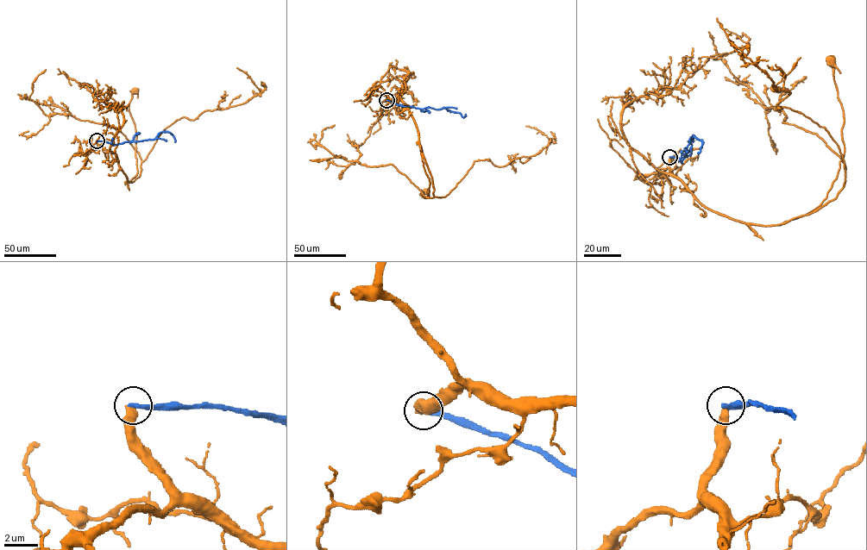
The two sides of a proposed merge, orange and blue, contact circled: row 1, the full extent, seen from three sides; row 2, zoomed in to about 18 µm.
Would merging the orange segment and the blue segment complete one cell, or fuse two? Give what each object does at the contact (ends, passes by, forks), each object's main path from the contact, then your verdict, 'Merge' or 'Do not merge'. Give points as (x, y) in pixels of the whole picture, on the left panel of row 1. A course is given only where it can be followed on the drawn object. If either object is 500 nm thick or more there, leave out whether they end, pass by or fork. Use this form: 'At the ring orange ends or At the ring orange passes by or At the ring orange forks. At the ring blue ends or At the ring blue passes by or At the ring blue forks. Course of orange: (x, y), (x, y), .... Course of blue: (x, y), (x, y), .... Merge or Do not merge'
At the ring orange ends. At the ring blue ends. Course of orange: (97, 140), (99, 146), (114, 153), (129, 182), (137, 171), (136, 131), (128, 107), (135, 90). Course of blue: (97, 140), (116, 145), (154, 139), (160, 132), (166, 131), (172, 135), (175, 141). Do not merge

